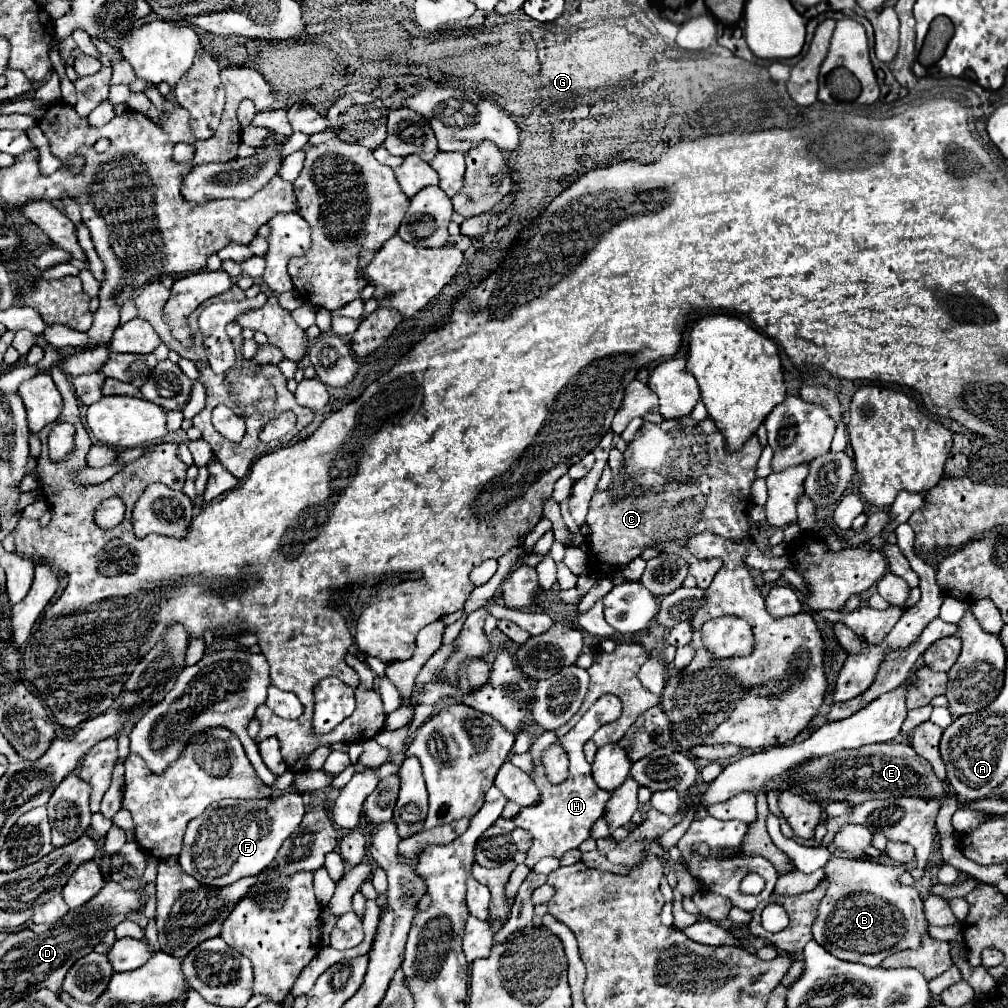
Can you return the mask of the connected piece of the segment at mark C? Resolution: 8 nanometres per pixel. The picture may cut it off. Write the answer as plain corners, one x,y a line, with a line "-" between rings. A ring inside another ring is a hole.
682,416
676,420
664,420
660,424
646,422
636,434
632,442
628,442
628,448
624,450
624,460
620,472
624,474
626,482
632,482
632,492
626,496
618,496
614,492
614,486
610,484
606,490
596,490
590,502
586,524
590,526
588,534
588,568
596,576
612,576
620,572
632,558
640,556
646,548
658,548
660,552
674,552
674,554
686,554
690,560
690,574
696,578
700,588
708,588
716,572
722,568
722,560
698,560
688,552
688,540
694,534
700,532
713,532
740,544
746,544
746,566
758,568
762,572
766,570
780,570
790,566
788,556
780,558
768,558
756,548
756,542
750,536
750,522
746,514
746,504
750,500
750,486
756,478
756,462
762,452
762,446
758,442
758,436
750,436
748,442
738,452
726,450
726,440
722,432
716,428
716,424
706,418
702,422
696,422
692,416

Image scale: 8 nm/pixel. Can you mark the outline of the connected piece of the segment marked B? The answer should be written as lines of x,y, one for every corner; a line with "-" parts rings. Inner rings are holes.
832,854
824,864
824,878
828,880
826,896
818,906
818,920
814,922
814,940
824,946
832,956
838,956
846,962
856,962
864,966
880,966
880,962
906,948
920,948
924,932
928,934
928,922
920,922
924,916
922,898
914,886
904,886
900,882
902,866
878,864
878,862
852,862
848,858
836,858

